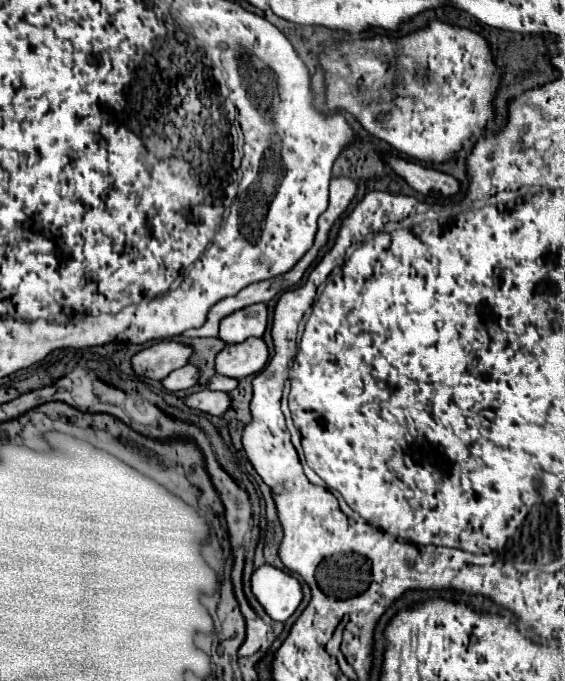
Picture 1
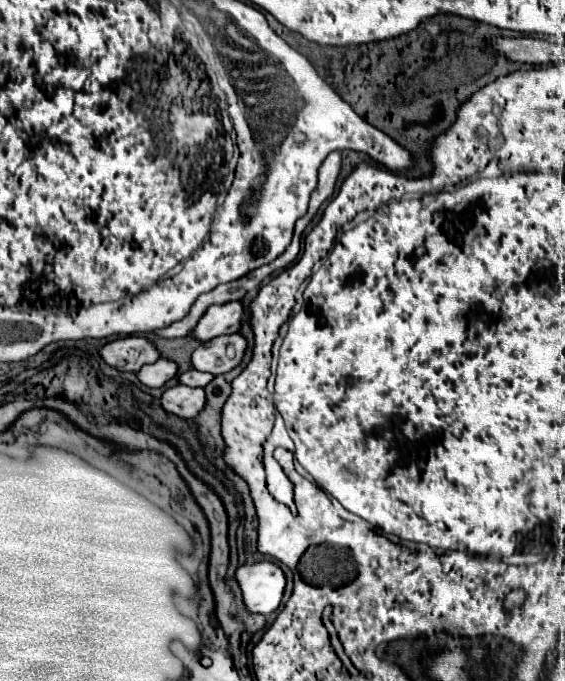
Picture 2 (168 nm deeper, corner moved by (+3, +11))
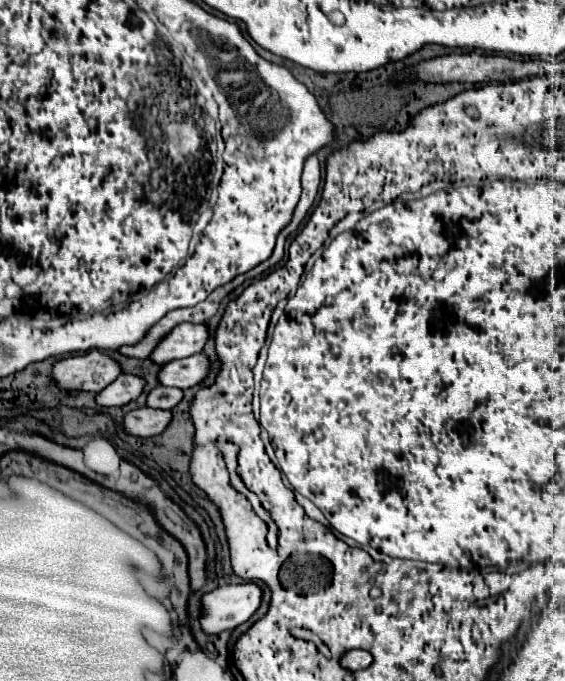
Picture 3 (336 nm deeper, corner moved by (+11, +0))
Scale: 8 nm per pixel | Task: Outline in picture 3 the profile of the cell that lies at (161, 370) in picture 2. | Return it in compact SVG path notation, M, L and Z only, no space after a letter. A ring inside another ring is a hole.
M121 374L117 376L117 380L113 380L113 384L105 386L101 392L95 394L95 402L97 406L103 408L111 408L111 406L125 406L131 400L139 398L141 390L143 390L143 380L131 374Z

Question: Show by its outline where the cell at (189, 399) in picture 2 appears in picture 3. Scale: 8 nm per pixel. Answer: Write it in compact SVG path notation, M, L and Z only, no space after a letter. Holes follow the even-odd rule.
M137 408L131 410L129 414L123 416L121 428L123 432L131 434L131 436L157 436L161 434L167 424L171 422L171 412L169 410L153 410L153 408Z

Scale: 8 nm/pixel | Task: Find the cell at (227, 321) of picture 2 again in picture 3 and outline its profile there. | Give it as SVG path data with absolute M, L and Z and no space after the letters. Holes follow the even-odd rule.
M179 324L161 338L161 344L151 352L149 360L163 366L175 358L187 358L199 354L209 338L209 330L205 324Z

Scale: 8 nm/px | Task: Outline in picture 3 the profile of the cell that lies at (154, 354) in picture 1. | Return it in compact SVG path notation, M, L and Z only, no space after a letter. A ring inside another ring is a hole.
M91 350L83 356L57 360L51 368L49 378L57 388L65 392L99 392L107 384L111 384L119 374L121 368L113 358Z

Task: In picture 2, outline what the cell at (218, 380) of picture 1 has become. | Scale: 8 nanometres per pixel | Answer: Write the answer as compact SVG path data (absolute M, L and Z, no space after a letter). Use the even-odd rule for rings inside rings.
M191 369L187 373L181 373L179 375L179 381L189 385L189 387L205 387L207 383L211 383L215 379L215 375L209 375L209 373L199 373L197 369Z

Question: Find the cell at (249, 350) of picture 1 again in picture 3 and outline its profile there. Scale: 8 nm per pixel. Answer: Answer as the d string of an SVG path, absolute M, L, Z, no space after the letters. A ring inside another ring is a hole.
M195 354L189 358L171 360L171 362L163 364L157 374L157 380L161 386L187 390L187 388L199 384L207 372L209 372L209 358L203 354Z

